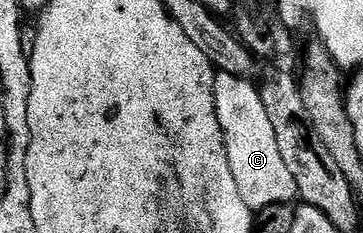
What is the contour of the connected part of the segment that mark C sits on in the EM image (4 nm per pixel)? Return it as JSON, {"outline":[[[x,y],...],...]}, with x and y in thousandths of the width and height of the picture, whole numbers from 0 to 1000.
{"outline":[[[595,318],[592,464],[620,588],[631,725],[642,725],[642,777],[653,777],[653,828],[694,910],[708,910],[741,880],[802,871],[824,815],[818,777],[807,777],[807,742],[796,742],[785,687],[774,678],[763,588],[741,524],[741,485],[730,485],[711,369],[686,352],[664,322]]]}

